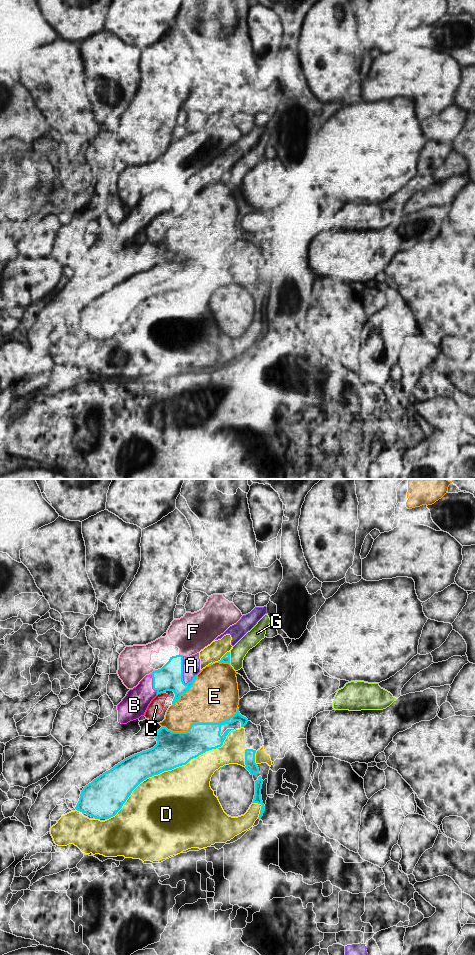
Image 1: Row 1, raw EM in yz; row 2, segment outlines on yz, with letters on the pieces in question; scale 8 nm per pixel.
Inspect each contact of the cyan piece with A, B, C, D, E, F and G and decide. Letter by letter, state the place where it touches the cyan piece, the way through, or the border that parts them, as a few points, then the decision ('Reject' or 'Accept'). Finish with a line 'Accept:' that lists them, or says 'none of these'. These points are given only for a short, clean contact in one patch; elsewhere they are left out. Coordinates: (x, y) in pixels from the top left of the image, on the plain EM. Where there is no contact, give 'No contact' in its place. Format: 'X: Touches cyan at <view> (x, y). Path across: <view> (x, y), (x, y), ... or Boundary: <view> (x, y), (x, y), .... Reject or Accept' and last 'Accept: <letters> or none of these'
A: Touches cyan at yz (182, 190). Reject
B: Touches cyan at yz (153, 204). Reject
C: Touches cyan at yz (160, 213). Reject
D: Touches cyan at yz (169, 289). Reject
E: Touches cyan at yz (200, 243). Reject
F: Touches cyan at yz (152, 192). Reject
G: Touches cyan at yz (229, 177). Reject
Accept: none of these

